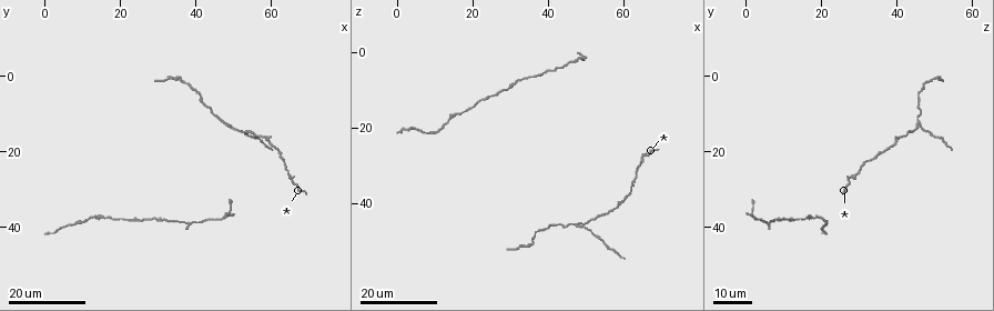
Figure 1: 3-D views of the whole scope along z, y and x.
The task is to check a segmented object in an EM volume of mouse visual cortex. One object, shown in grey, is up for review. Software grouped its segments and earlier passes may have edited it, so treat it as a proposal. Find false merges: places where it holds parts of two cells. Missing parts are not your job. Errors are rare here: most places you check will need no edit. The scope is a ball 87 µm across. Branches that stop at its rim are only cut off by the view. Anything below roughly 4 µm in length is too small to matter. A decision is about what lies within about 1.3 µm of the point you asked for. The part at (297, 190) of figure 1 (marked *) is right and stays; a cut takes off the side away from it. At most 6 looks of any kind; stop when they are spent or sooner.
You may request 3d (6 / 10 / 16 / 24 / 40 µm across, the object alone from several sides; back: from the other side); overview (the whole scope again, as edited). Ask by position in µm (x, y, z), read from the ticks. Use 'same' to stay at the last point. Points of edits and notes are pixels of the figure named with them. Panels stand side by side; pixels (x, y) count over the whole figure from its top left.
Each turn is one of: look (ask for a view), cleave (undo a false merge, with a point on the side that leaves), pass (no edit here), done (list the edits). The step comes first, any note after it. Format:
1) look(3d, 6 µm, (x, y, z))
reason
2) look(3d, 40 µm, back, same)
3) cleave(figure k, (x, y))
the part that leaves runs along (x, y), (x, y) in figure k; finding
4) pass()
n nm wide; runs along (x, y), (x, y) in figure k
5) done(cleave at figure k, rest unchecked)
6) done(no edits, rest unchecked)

look(3d, 24 µm, (65.0, 27.0, 27.5))
calibre changes

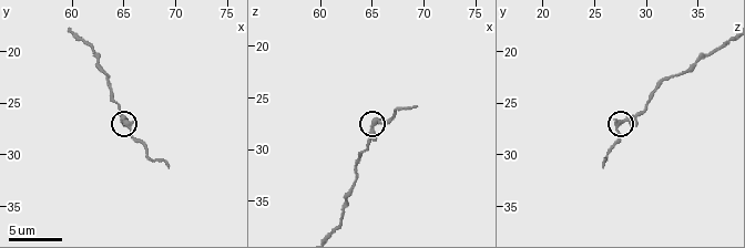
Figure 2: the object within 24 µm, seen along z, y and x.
look(3d, 10 µm, (65.2, 27.0, 27.4))

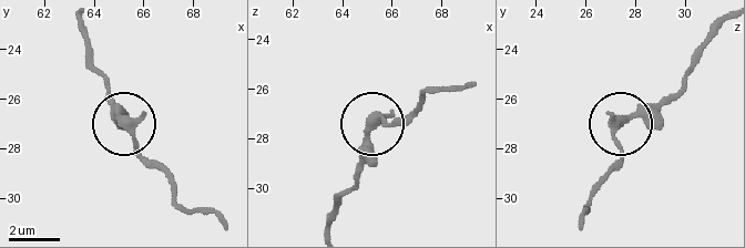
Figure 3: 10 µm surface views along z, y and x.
pass()
all the same cell

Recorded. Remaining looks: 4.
look(3d, 16 µm, (53.0, 14.5, 43.5))
calibre changes

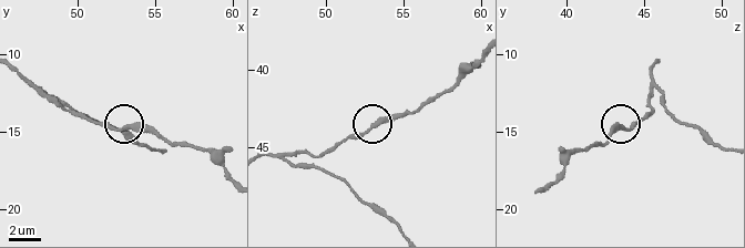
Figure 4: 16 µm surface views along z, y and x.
look(3d, 6 µm, (53.2, 14.8, 43.6))
zoom in

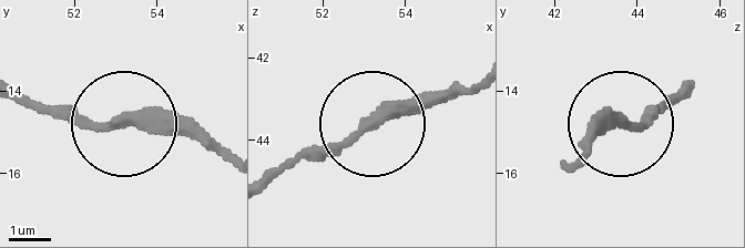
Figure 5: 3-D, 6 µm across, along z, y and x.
pass()
runs along (469, 83), (310, 151), (272, 185) in figure 5; continuous, no second cell

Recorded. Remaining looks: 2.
look(3d, 24 µm, (13.5, 38.0, 17.0))
thick turns thin

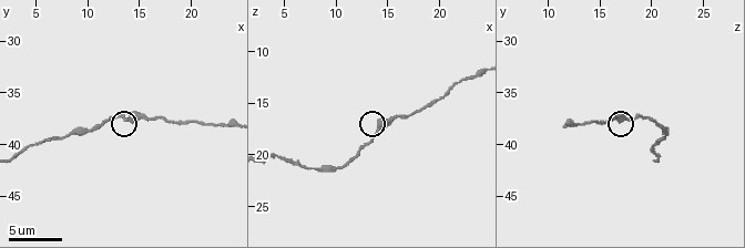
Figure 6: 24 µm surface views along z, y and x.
look(3d, 10 µm, (14.0, 37.6, 17.6))
closer look

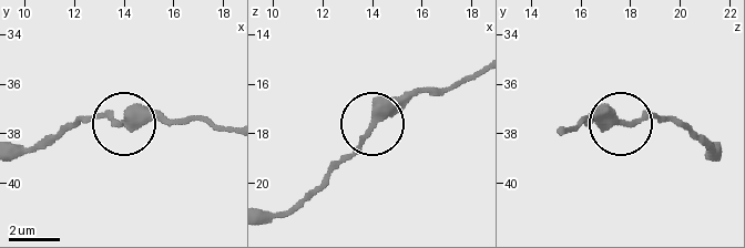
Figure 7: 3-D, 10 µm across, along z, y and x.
pass()
runs along (476, 71), (450, 86), (399, 96), (325, 177) in figure 7; one cell here

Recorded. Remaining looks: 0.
done(no edits, rest unchecked)

